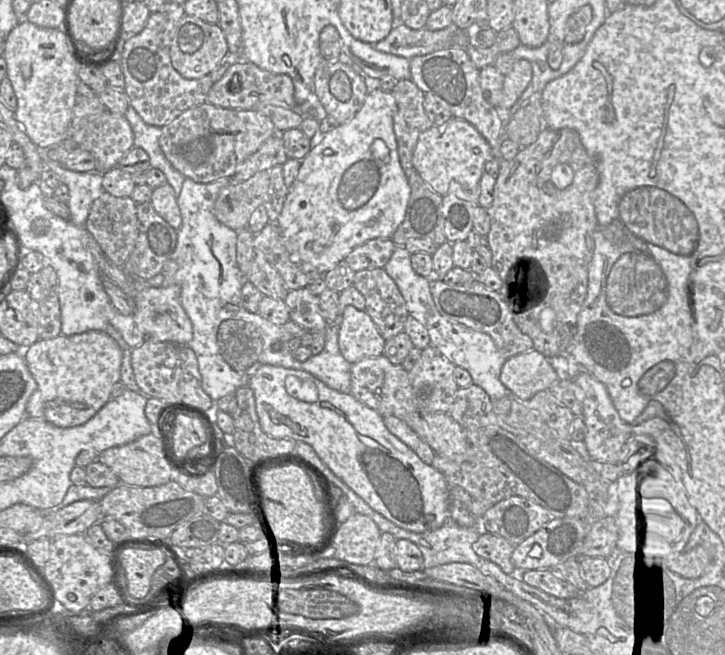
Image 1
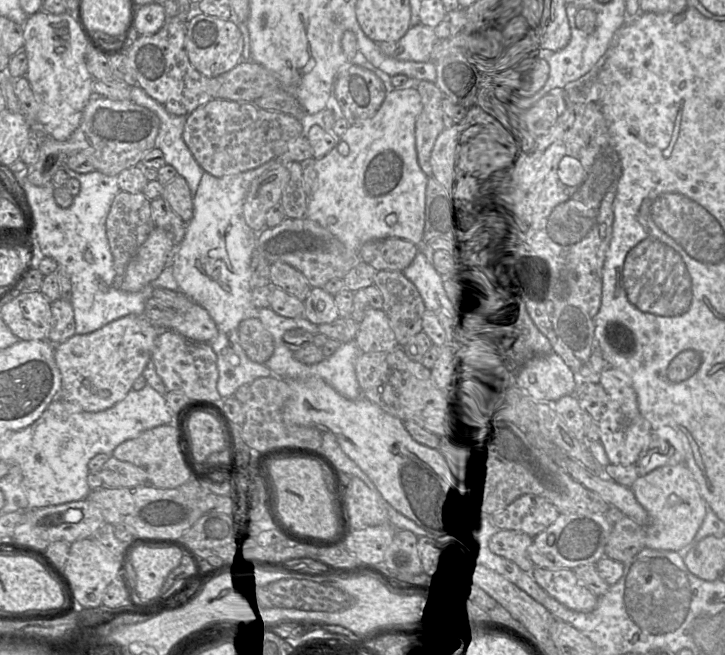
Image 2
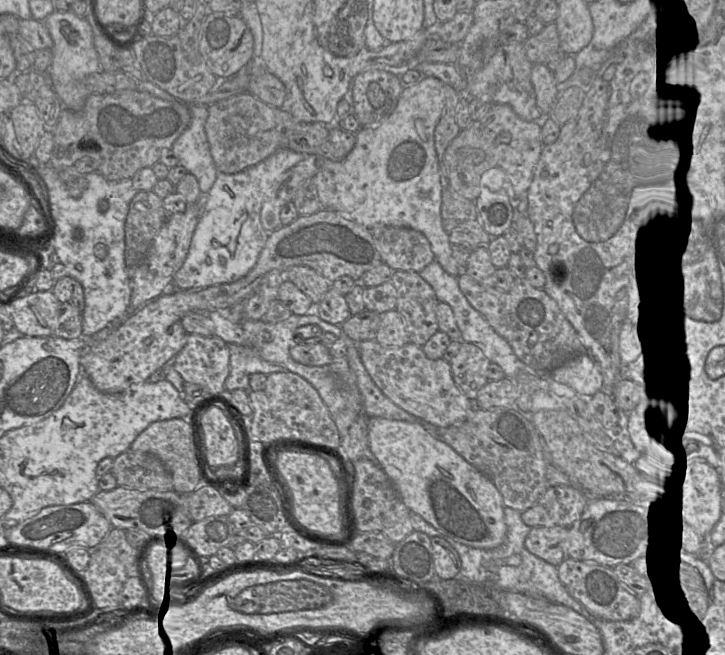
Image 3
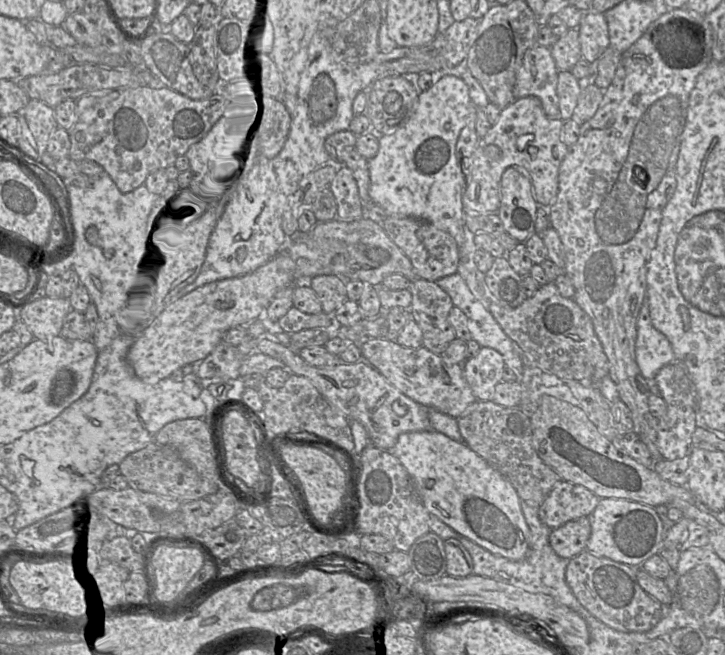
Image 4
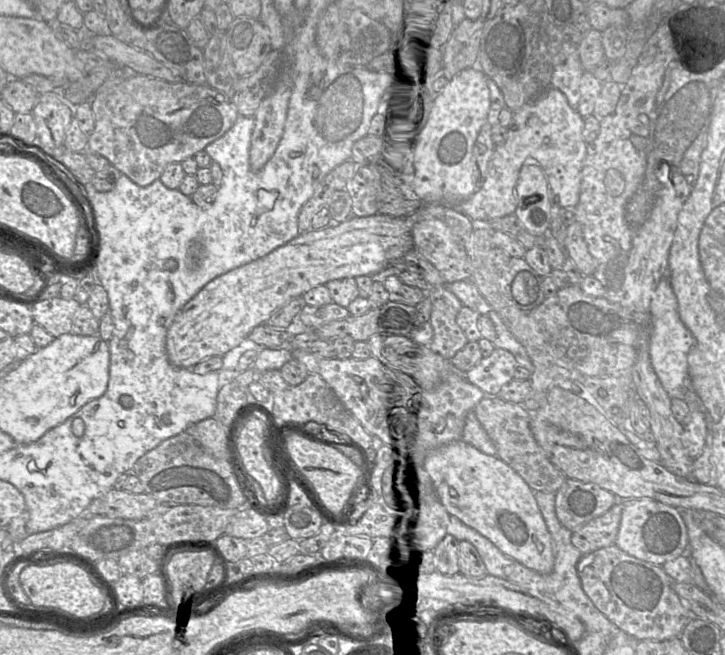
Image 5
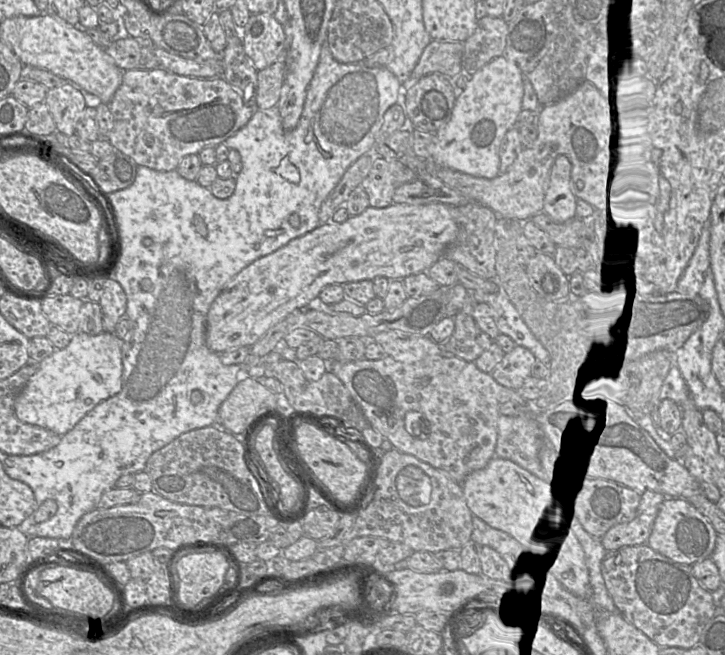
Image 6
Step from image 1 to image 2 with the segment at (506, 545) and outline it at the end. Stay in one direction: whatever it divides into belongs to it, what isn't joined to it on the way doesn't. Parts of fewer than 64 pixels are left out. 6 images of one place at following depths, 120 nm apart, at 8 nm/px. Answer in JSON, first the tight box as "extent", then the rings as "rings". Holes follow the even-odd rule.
{"extent":[488,529,535,572],"rings":[[[495,529],[489,538],[488,548],[492,553],[515,563],[522,571],[531,572],[535,566],[527,549],[533,538],[519,531]]]}

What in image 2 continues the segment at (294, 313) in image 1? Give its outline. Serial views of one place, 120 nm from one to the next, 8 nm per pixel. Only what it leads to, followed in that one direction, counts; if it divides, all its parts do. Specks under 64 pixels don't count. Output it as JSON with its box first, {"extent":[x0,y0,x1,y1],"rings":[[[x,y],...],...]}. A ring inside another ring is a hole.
{"extent":[303,287,339,324],"rings":[[[312,287],[303,303],[303,317],[313,324],[327,324],[339,318],[334,296],[322,287]]]}

